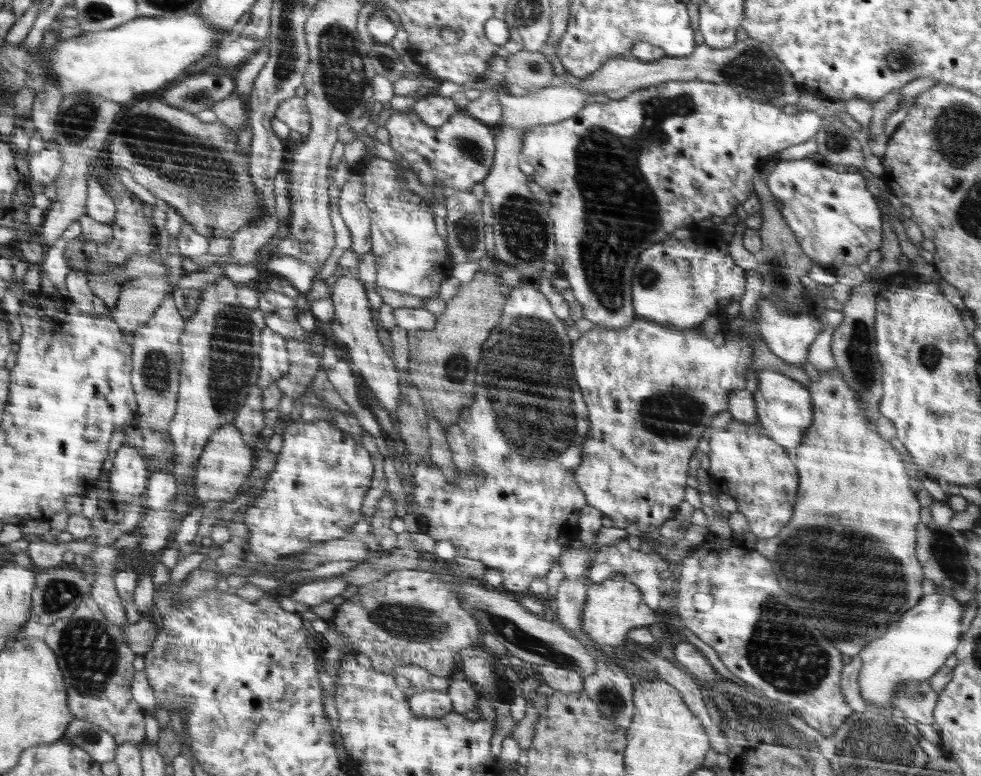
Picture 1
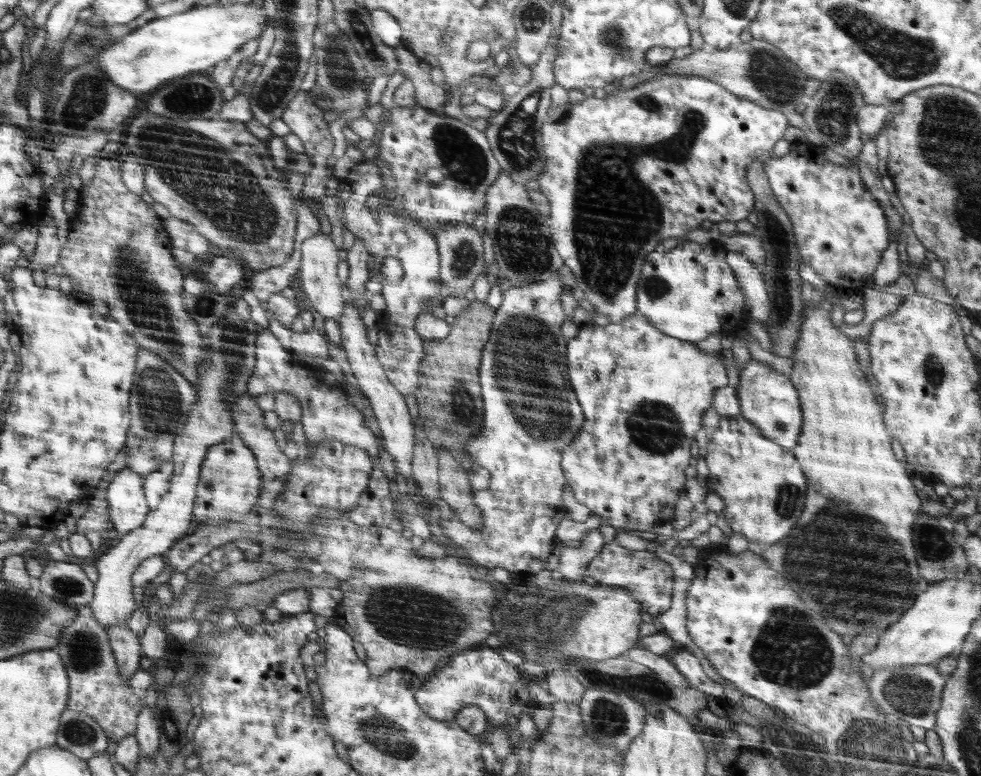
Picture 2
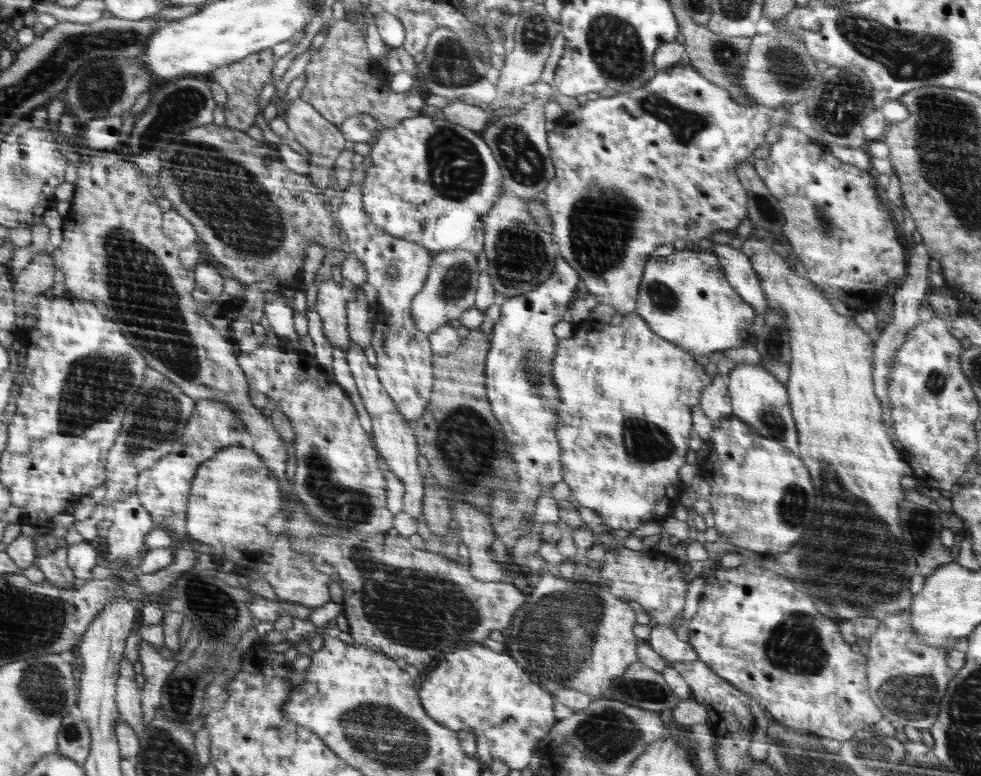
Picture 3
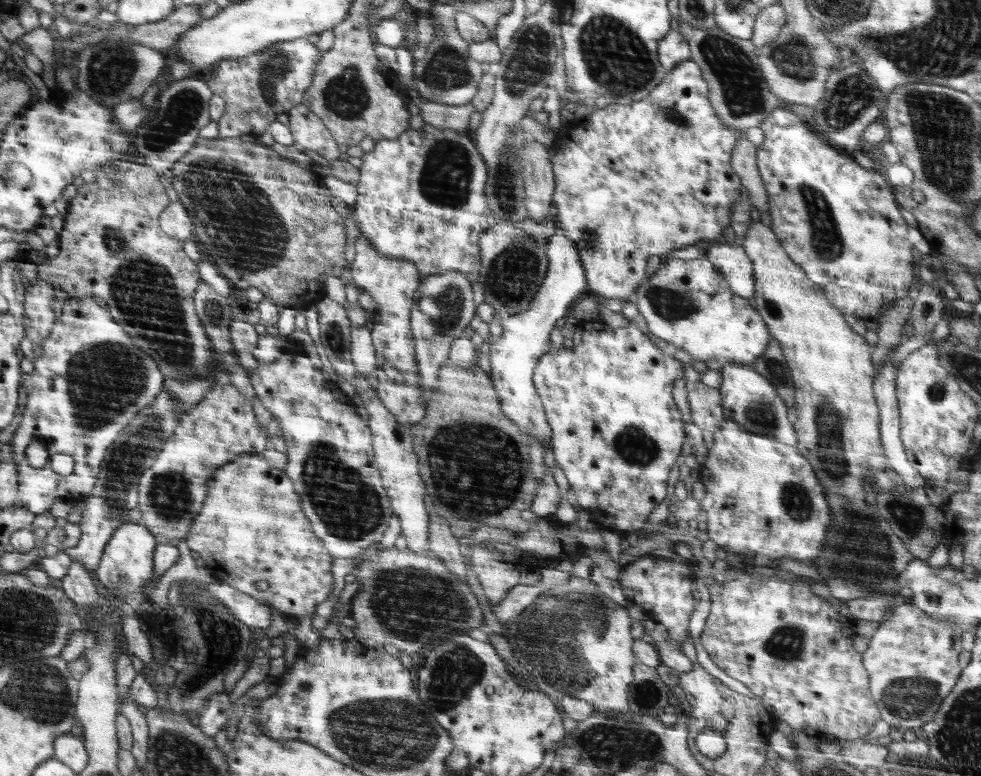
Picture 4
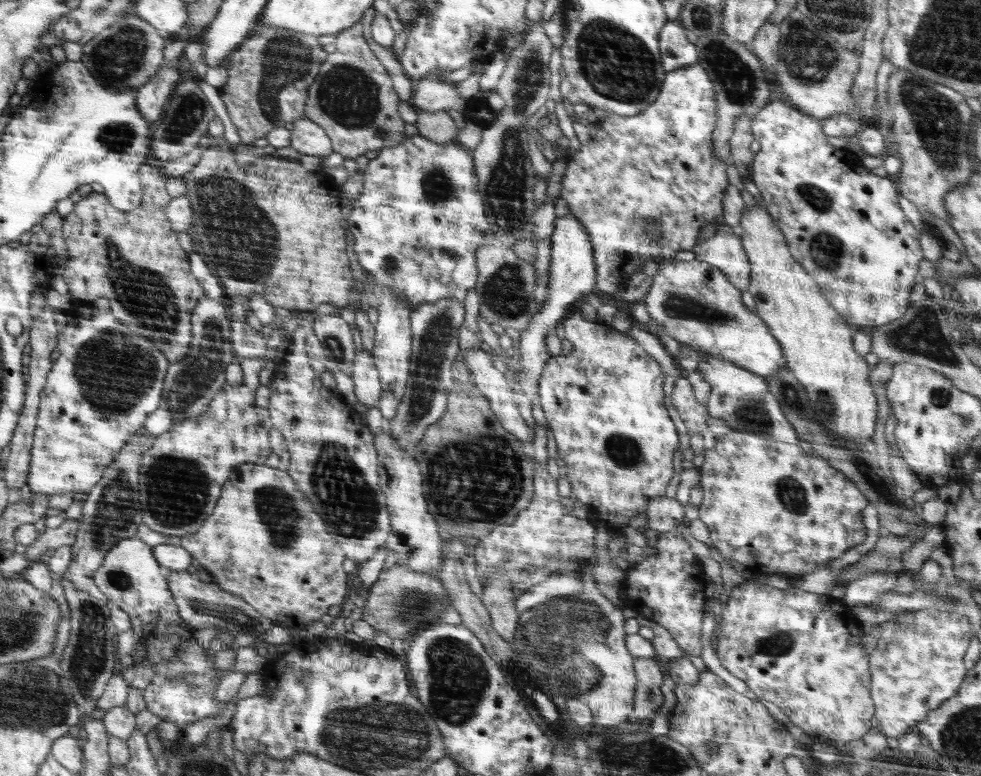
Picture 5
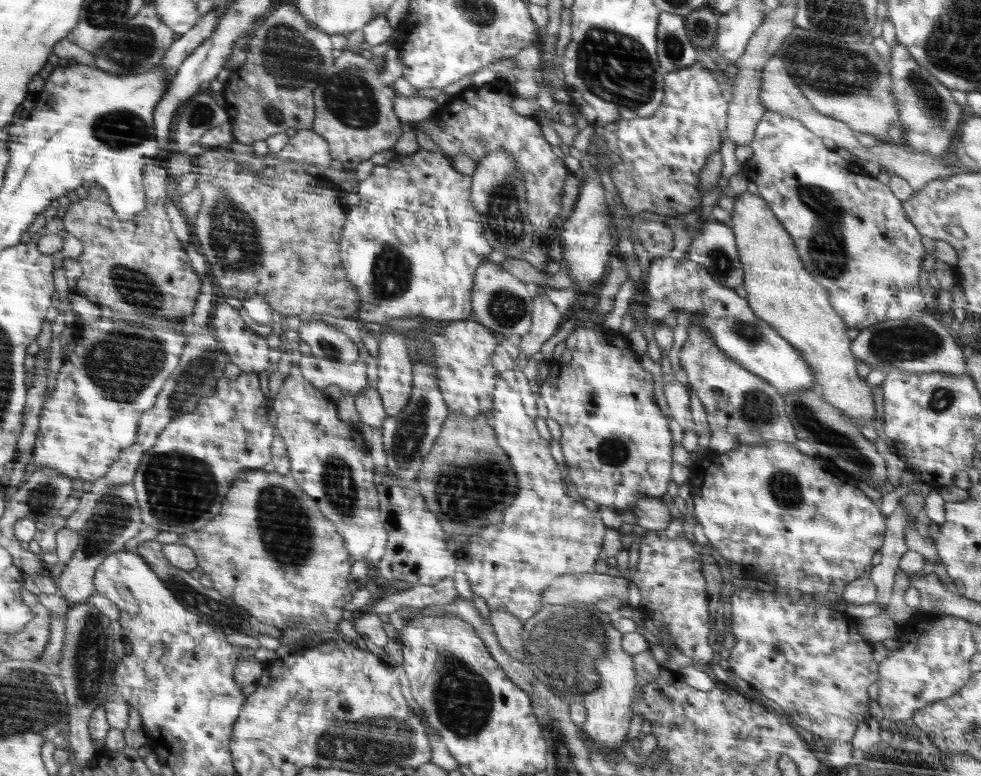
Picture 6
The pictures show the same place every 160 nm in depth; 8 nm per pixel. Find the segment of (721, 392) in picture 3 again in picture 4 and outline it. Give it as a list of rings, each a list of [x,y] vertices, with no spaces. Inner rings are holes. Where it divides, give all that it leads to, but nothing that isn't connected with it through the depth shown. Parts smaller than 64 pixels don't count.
[[[685,381],[691,422],[706,436],[711,436],[725,423],[722,412],[721,394],[718,388],[706,386],[700,381]]]

